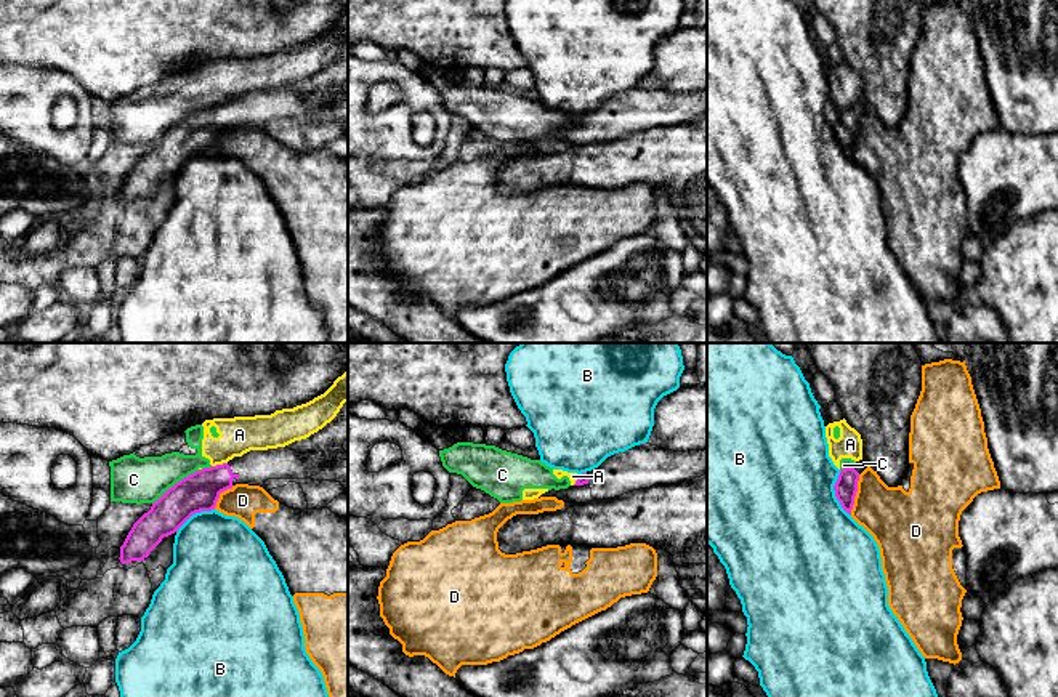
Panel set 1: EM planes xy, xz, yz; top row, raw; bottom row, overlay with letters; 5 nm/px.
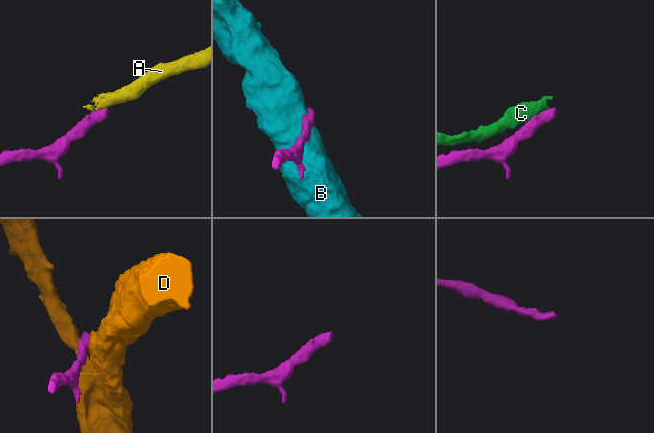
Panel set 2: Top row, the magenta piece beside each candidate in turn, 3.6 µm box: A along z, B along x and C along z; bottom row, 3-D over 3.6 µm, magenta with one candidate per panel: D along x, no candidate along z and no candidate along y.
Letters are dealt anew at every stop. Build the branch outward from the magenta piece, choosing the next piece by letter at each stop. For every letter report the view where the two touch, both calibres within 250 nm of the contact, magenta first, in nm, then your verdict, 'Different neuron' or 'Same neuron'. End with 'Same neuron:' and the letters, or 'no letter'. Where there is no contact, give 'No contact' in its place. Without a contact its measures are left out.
A: Touches magenta in xy. Thickness 190 nm (magenta) against 190 nm. Different neuron
B: Touches magenta in yz. Thickness 120 nm (magenta) against 480 nm. Different neuron
C: Touches magenta in xy. Thickness 190 nm (magenta) against 240 nm. Different neuron
D: Touches magenta in yz. Thickness 120 nm (magenta) against 300 nm. Different neuron
Same neuron: no letter

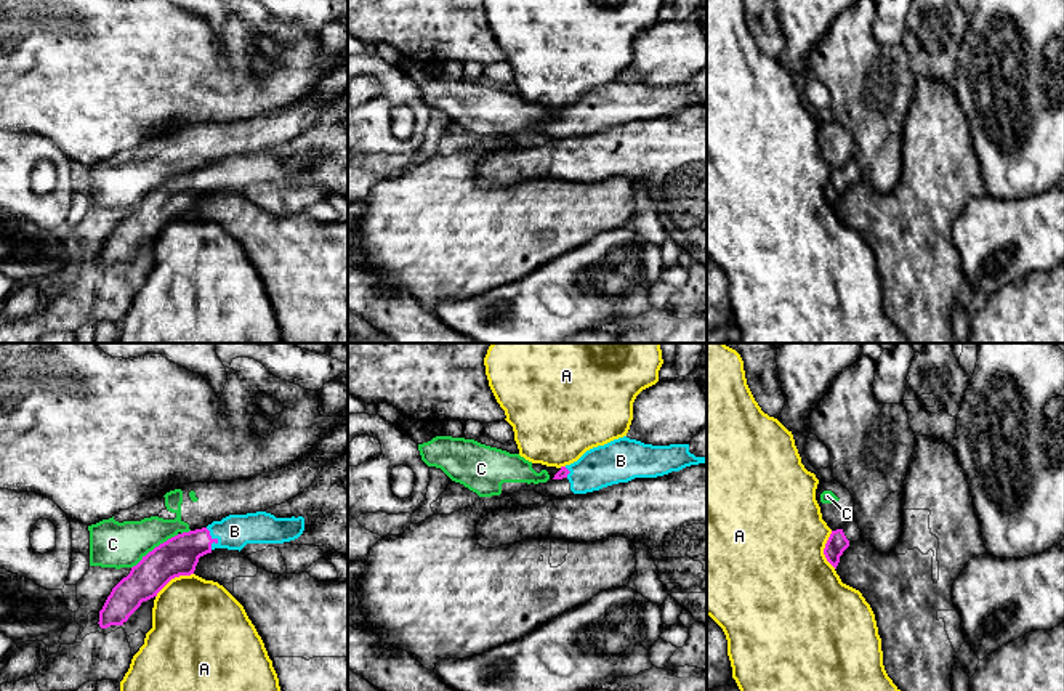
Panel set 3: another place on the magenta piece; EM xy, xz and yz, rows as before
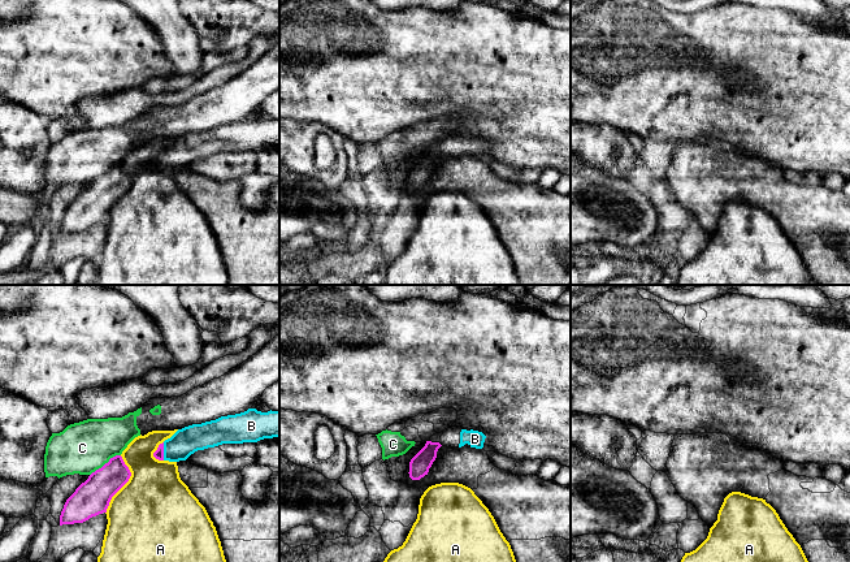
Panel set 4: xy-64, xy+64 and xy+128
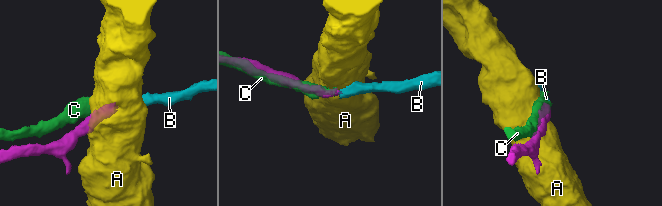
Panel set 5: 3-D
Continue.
A: Touches magenta in xy. Thickness 190 nm (magenta) against 440 nm. Different neuron
B: Touches magenta in xy. Thickness 190 nm (magenta) against 170 nm. Same neuron
C: Touches magenta in xy. Thickness 190 nm (magenta) against 240 nm. Different neuron
Same neuron: B

